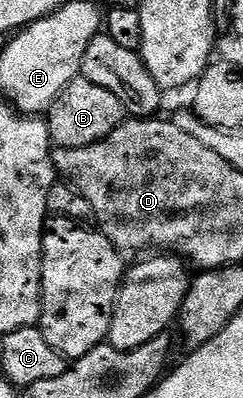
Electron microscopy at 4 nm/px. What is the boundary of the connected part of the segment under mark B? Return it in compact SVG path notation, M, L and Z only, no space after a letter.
M76 76L62 94L48 109L46 113L46 123L48 133L56 148L81 148L90 146L94 142L102 142L118 126L122 126L126 119L126 113L122 102L118 102L115 94L110 94L106 86L94 86L84 76Z

